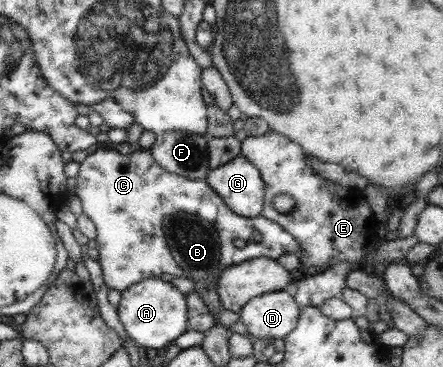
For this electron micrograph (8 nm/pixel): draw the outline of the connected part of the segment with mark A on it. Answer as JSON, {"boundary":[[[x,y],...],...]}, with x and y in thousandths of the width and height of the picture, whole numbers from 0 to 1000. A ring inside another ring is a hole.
{"boundary":[[[357,755],[305,768],[284,790],[275,790],[271,823],[260,845],[280,905],[309,946],[366,956],[375,948],[375,937],[384,937],[393,921],[402,921],[420,899],[415,807]]]}

